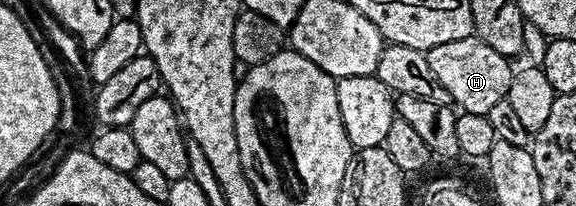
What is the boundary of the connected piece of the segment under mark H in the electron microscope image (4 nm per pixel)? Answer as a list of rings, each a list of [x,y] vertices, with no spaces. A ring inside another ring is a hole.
[[[477,36],[464,40],[452,40],[452,44],[440,44],[425,51],[426,59],[436,80],[448,88],[451,103],[467,114],[484,114],[504,101],[516,70],[511,59],[505,58],[496,48],[488,48]]]

